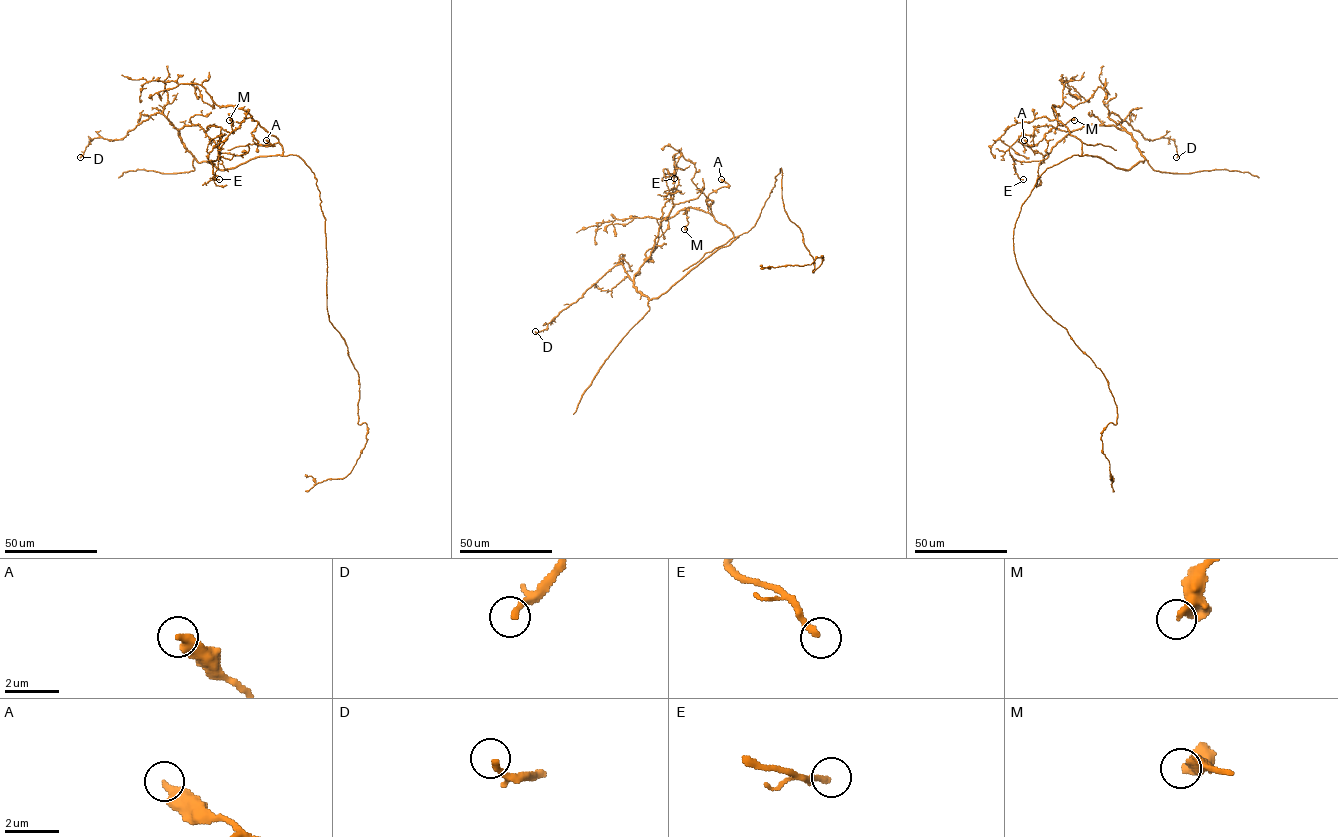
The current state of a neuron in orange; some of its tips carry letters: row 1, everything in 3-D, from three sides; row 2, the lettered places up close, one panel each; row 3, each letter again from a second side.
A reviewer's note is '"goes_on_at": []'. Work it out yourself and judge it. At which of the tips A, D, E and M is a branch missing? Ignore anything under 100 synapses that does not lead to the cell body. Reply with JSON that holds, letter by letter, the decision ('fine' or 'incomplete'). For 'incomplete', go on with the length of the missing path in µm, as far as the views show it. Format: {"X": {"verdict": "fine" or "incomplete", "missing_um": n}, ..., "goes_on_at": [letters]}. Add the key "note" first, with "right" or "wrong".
{"note": "right", "A": {"verdict": "fine"}, "D": {"verdict": "fine"}, "E": {"verdict": "fine"}, "M": {"verdict": "fine"}, "goes_on_at": []}

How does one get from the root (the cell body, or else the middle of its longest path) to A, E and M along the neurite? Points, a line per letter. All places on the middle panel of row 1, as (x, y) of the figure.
A: (774, 186), (755, 225), (734, 236), (715, 219), (706, 202), (709, 194), (728, 185), (721, 179)
E: (774, 186), (747, 232), (650, 300), (635, 288), (634, 275), (673, 207), (663, 169), (674, 178)
M: (774, 186), (747, 232), (734, 236), (708, 212), (692, 207), (687, 209), (688, 223), (684, 229)

